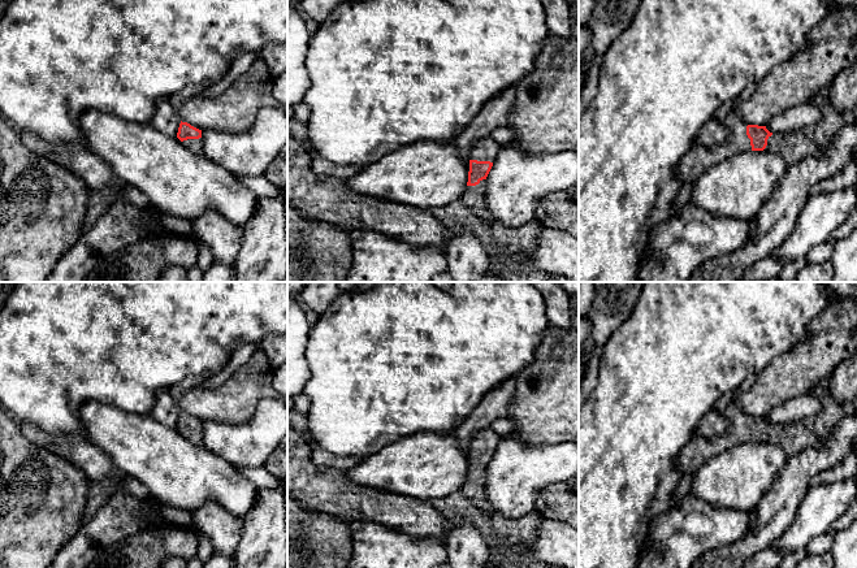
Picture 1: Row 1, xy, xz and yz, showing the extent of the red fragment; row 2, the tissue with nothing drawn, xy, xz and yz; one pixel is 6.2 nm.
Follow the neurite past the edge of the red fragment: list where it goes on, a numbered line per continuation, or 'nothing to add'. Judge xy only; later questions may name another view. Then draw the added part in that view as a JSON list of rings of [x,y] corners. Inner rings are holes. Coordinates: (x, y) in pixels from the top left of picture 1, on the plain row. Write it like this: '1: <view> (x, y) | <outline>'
1: xy (195, 437) | [[[203,429],[187,430],[182,433],[191,443],[203,445]]]

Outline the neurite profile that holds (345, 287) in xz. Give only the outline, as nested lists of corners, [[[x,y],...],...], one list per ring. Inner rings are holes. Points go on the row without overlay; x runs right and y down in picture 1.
[[[336,282],[341,294],[360,294],[371,290],[377,282]]]

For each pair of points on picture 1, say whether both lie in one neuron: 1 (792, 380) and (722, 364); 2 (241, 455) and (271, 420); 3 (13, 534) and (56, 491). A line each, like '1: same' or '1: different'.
1: different
2: same
3: same

